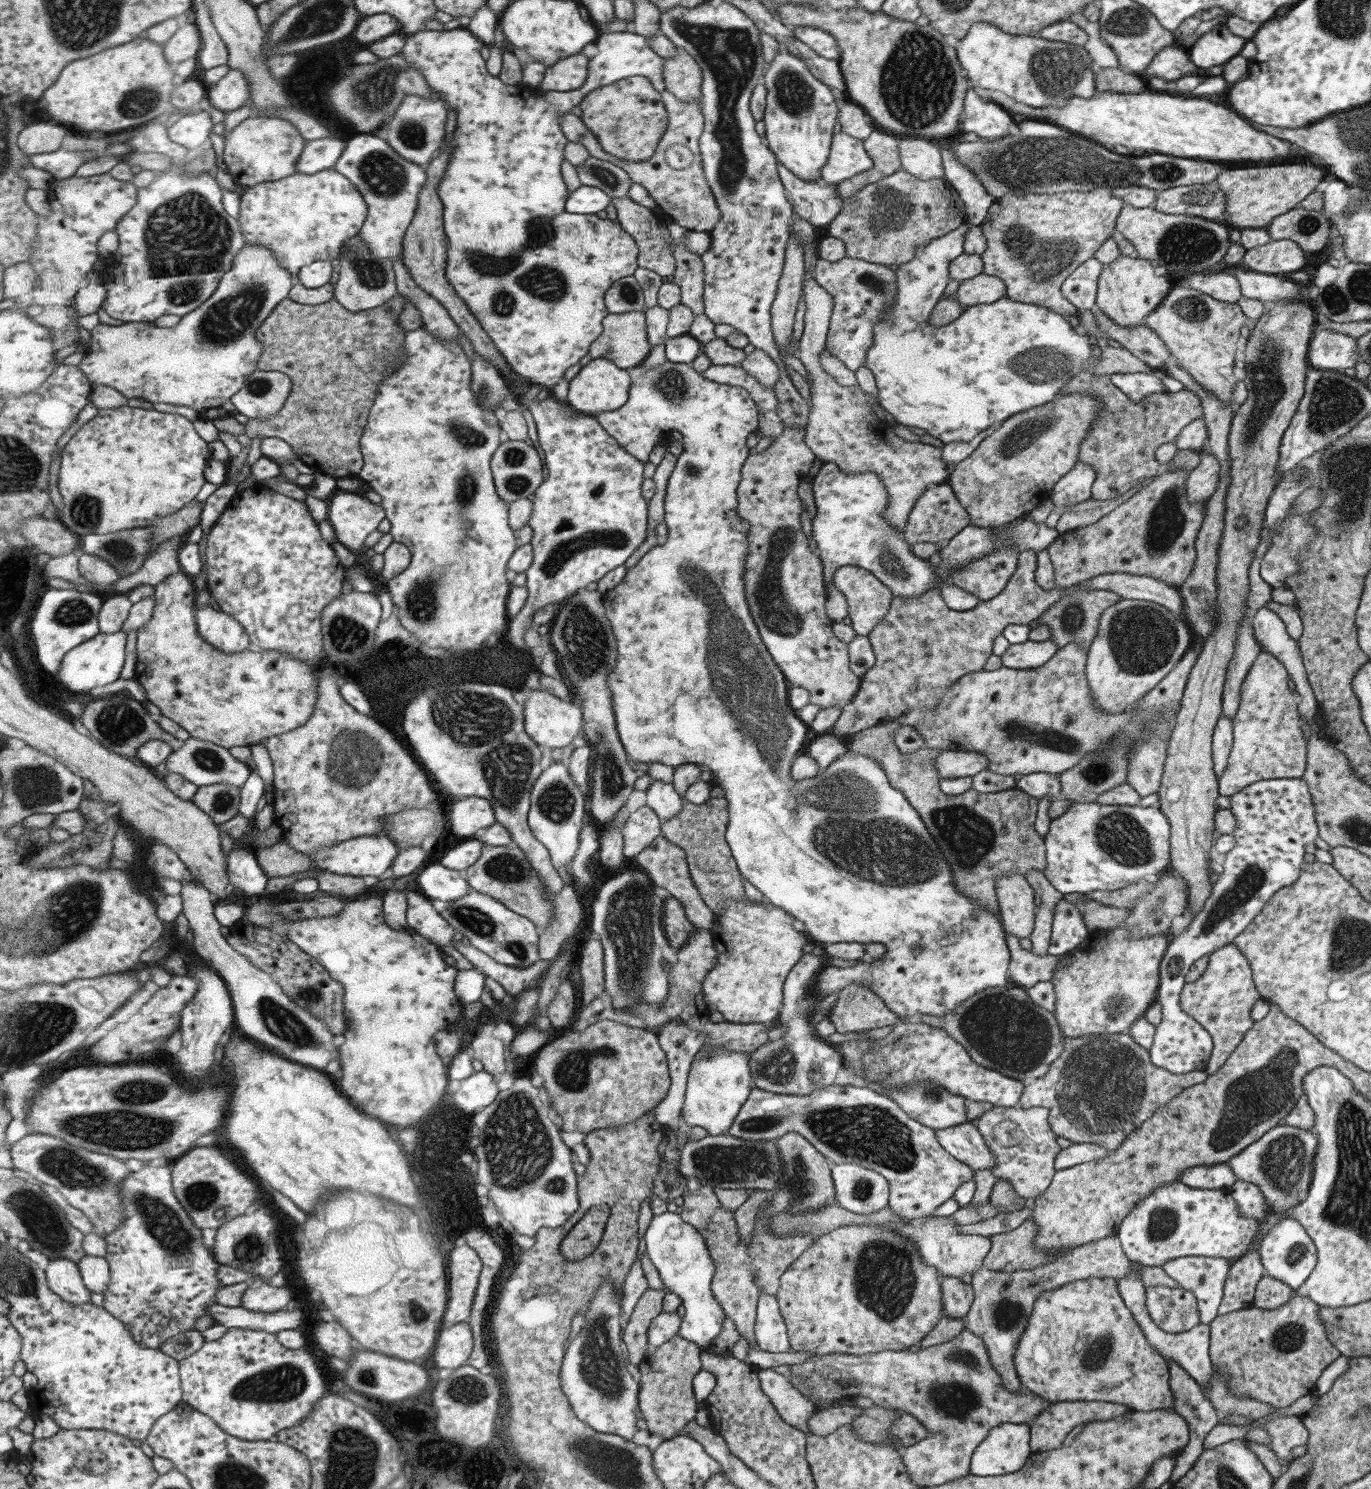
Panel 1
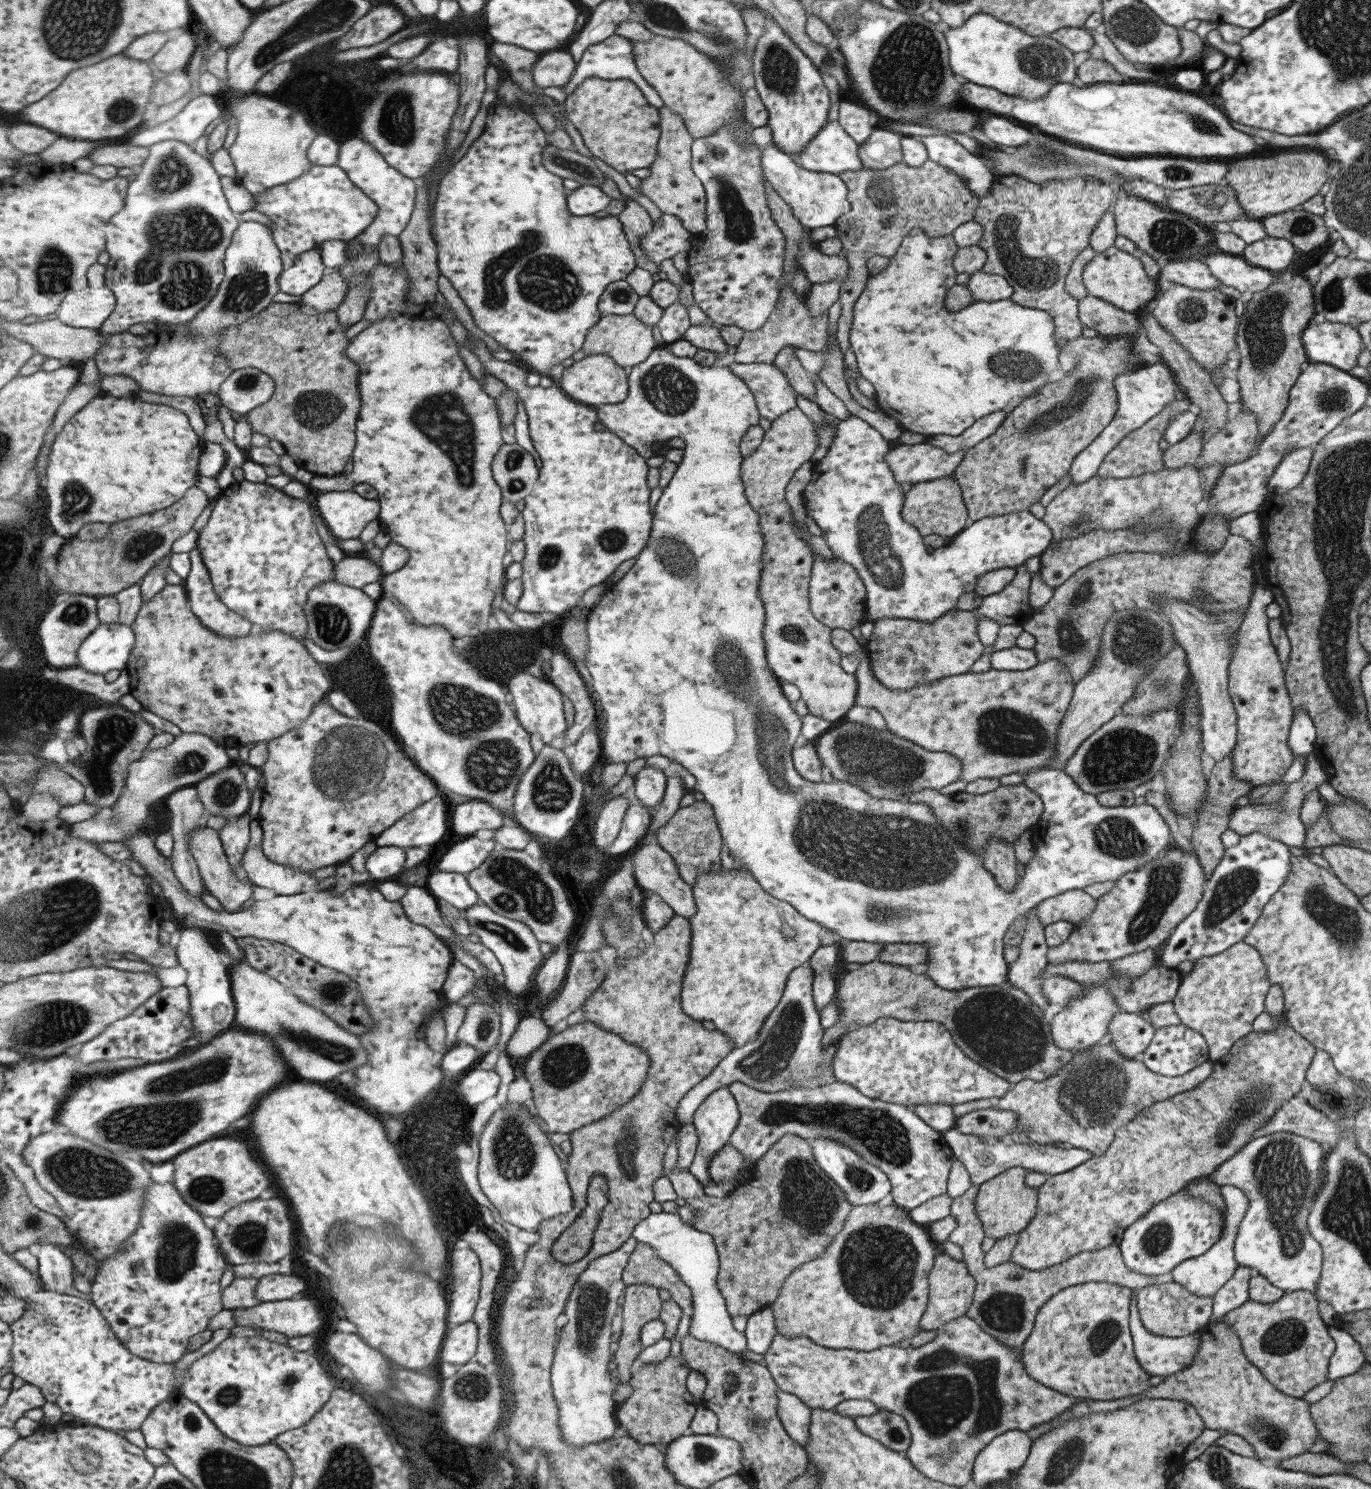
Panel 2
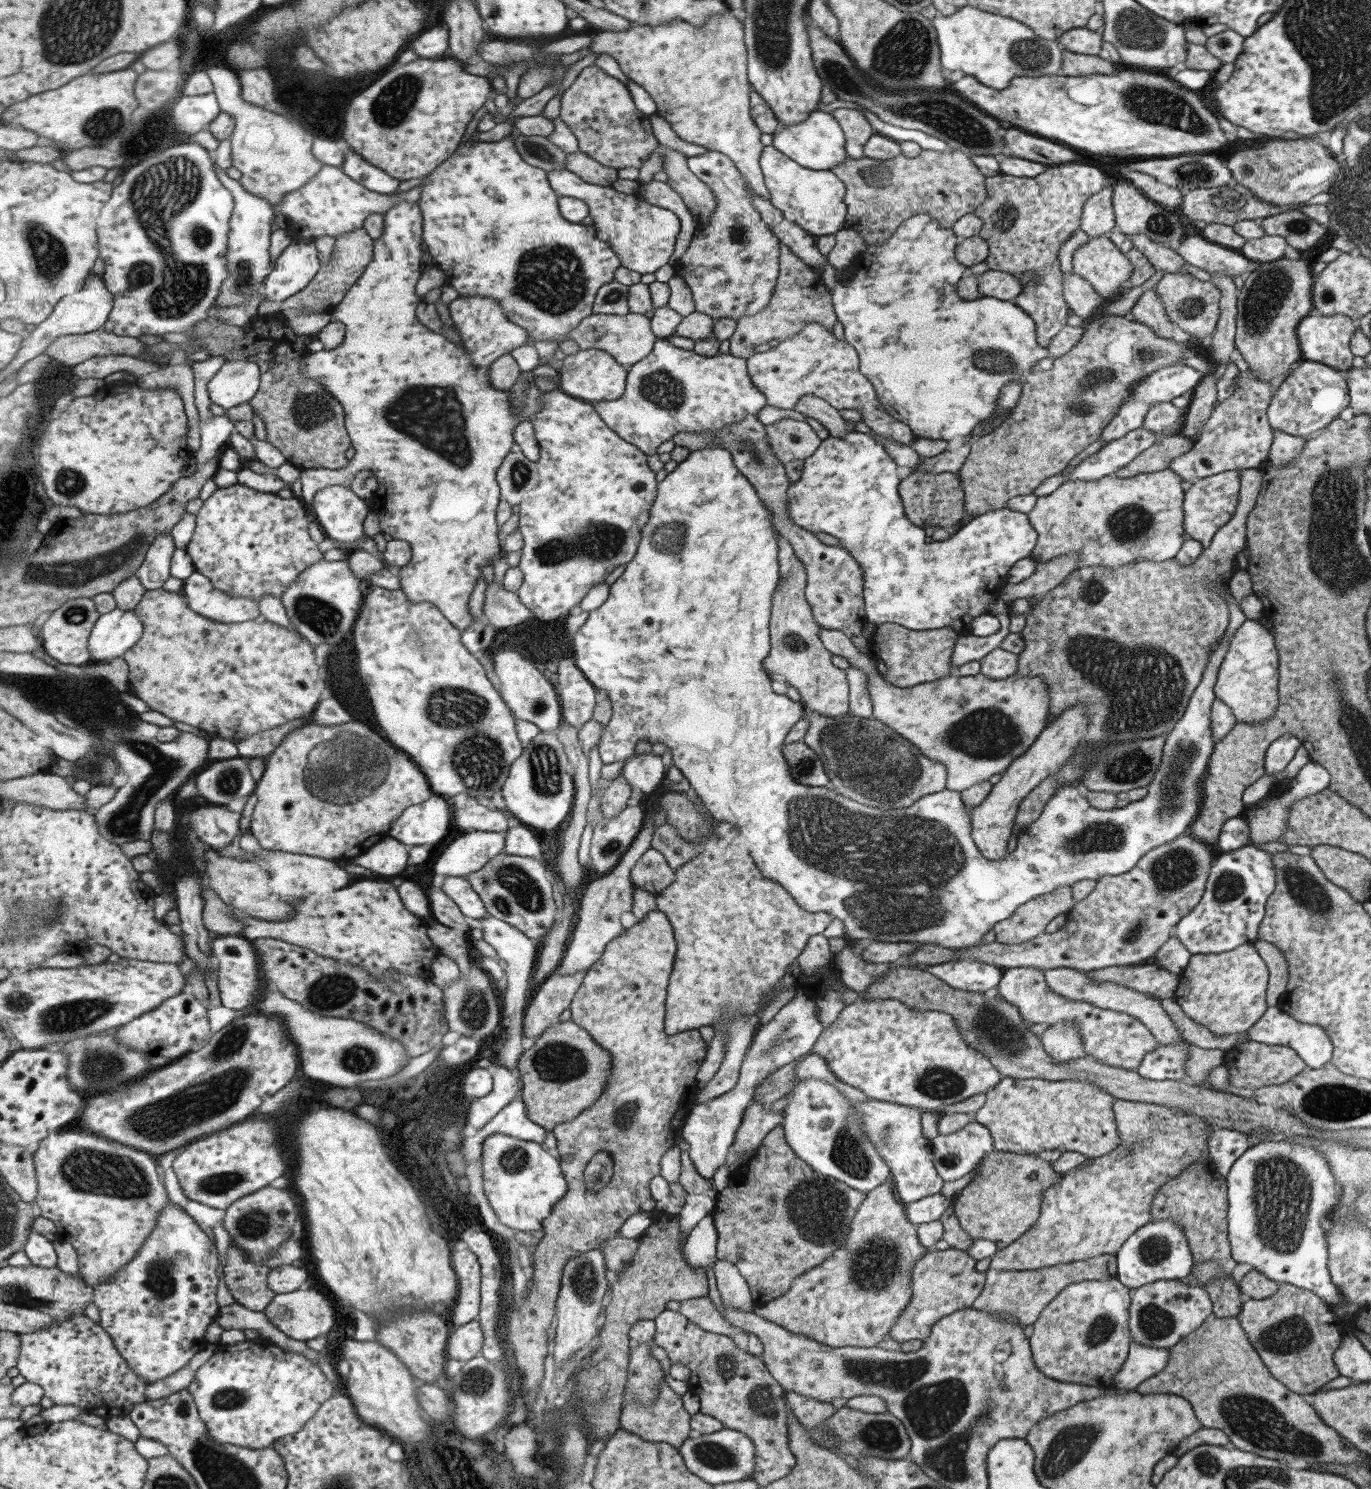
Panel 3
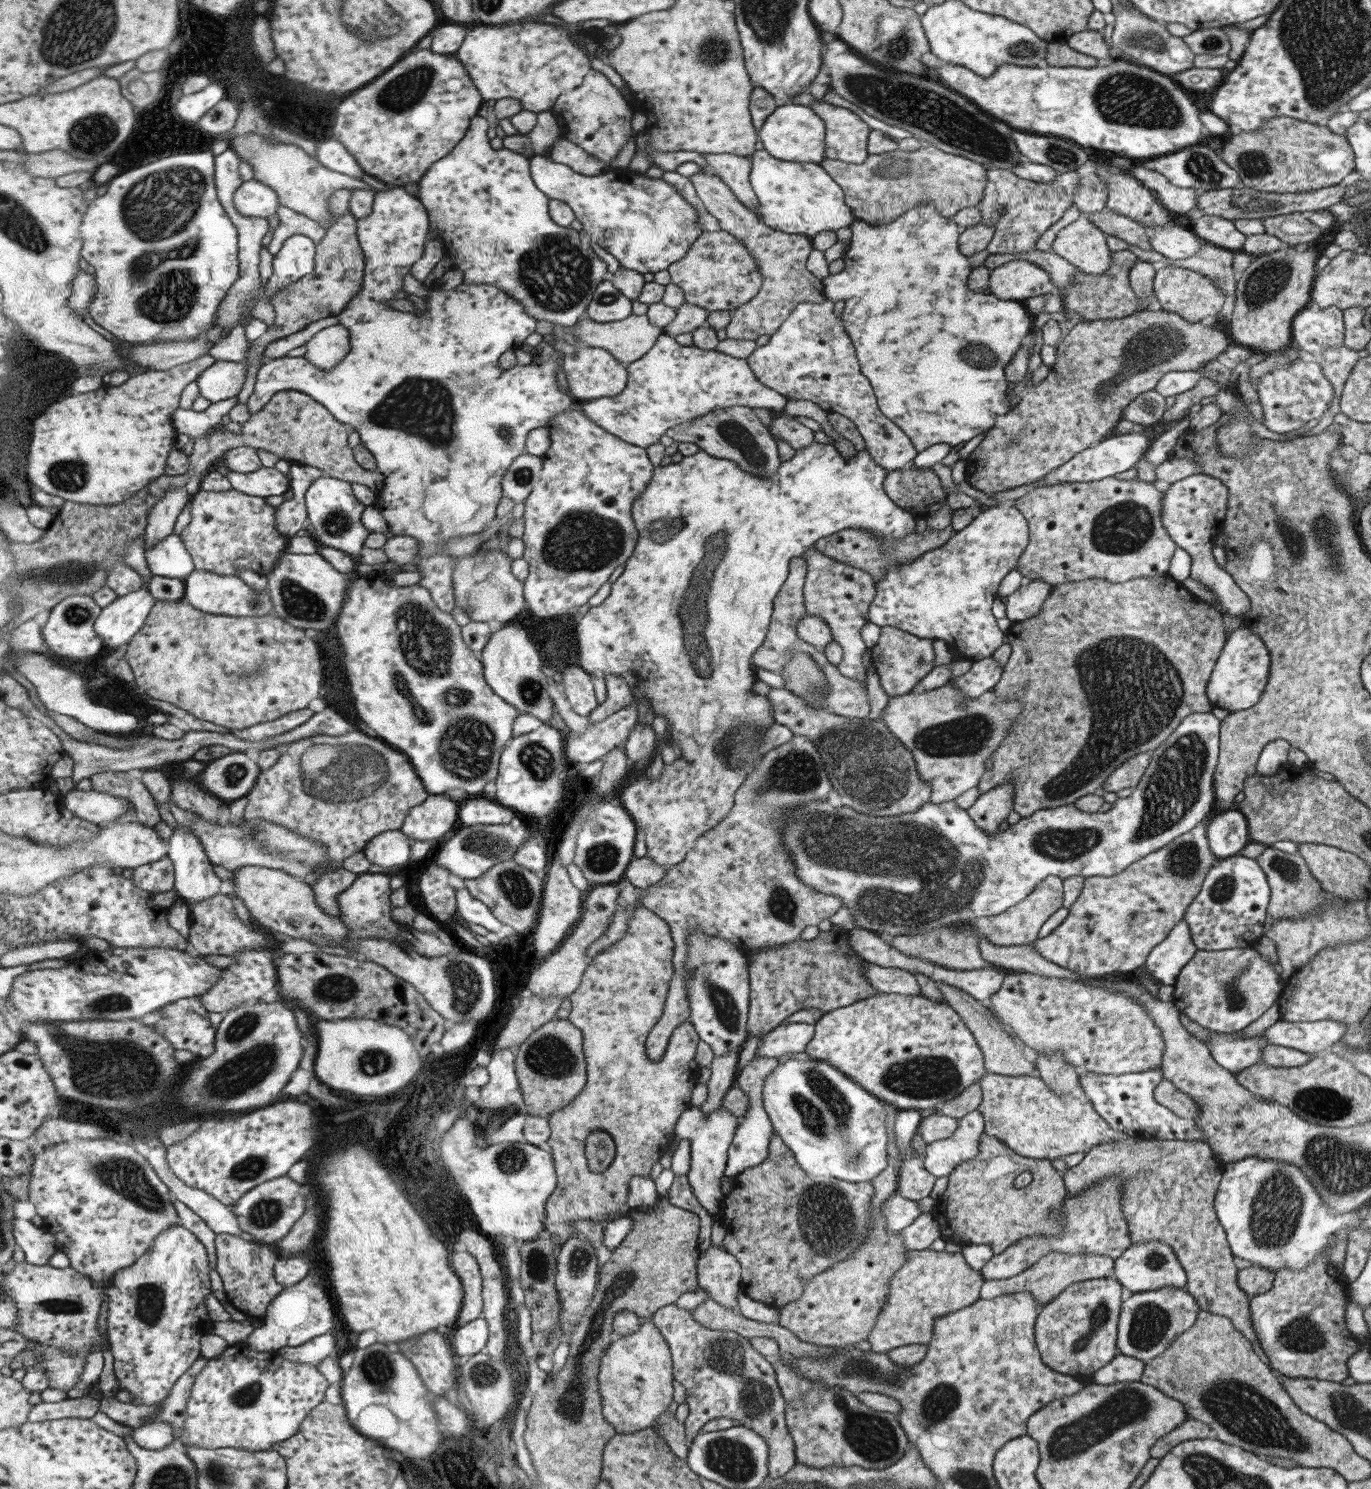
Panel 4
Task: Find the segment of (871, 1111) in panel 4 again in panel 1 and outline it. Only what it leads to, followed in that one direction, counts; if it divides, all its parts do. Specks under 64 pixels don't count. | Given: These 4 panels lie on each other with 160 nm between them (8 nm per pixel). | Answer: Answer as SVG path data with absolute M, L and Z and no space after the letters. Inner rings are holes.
M831 1164L835 1204L849 1212L871 1214L888 1204L885 1178L856 1164Z

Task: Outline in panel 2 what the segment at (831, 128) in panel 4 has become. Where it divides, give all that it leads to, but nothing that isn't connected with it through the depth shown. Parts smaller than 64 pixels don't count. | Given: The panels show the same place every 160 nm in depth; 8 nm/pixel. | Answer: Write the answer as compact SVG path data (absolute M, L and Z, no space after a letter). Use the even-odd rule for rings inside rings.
M840 101L837 122L860 145L873 131L873 117L865 106Z

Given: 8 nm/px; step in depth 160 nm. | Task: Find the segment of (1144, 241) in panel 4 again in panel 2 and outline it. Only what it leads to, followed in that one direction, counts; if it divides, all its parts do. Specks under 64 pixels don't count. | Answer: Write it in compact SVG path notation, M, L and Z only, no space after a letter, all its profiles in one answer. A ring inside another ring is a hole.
M1200 258L1163 261L1158 274L1167 282L1199 291L1217 289L1220 284L1220 280L1209 272L1208 266Z

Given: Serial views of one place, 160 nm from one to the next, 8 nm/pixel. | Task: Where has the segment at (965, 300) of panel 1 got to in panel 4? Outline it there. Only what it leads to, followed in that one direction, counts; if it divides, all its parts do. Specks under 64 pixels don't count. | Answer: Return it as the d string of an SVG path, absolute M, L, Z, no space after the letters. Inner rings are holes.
M1017 258L992 268L988 276L988 287L990 294L999 300L1017 302L1057 292L1046 270Z

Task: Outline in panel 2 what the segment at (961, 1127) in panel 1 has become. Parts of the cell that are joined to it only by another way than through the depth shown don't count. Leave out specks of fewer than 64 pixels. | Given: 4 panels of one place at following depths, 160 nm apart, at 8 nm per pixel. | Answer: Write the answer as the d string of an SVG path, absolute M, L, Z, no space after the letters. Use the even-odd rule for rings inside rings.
M951 1127L942 1133L945 1144L949 1150L968 1172L972 1185L979 1185L1008 1168L1025 1168L1027 1171L1037 1171L1048 1175L1059 1174L1079 1166L1083 1161L1089 1160L1092 1154L1087 1149L1067 1147L1061 1149L1053 1145L1041 1145L1037 1143L1013 1143L1009 1141L985 1142L984 1137L970 1134L961 1134Z

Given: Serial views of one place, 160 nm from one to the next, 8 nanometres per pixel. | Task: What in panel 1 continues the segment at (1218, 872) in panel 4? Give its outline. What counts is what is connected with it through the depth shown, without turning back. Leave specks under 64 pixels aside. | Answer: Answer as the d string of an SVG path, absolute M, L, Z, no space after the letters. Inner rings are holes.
M1275 777L1271 780L1253 782L1239 792L1229 796L1229 813L1233 815L1235 828L1232 830L1234 845L1225 853L1221 868L1223 871L1212 884L1211 894L1207 897L1203 908L1191 919L1181 934L1172 935L1166 951L1159 963L1159 980L1156 991L1156 1002L1160 1004L1161 1020L1154 1027L1152 1045L1147 1050L1151 1064L1164 1068L1173 1074L1185 1074L1191 1071L1205 1070L1212 1050L1210 1034L1188 1014L1181 1010L1179 993L1183 988L1183 977L1189 966L1207 952L1213 952L1223 945L1229 944L1251 921L1261 912L1269 897L1280 888L1289 886L1300 875L1303 854L1306 844L1312 844L1317 838L1317 825L1314 819L1312 799L1307 784L1302 779L1291 777Z

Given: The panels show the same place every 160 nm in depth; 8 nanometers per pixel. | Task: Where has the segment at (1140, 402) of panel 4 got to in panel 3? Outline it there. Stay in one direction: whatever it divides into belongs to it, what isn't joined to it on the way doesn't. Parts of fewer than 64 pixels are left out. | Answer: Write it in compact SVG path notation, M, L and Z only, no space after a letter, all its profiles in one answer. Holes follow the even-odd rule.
M1171 401L1152 404L1145 413L1140 428L1151 433L1169 433L1170 437L1179 433L1184 414L1185 411L1175 407Z

